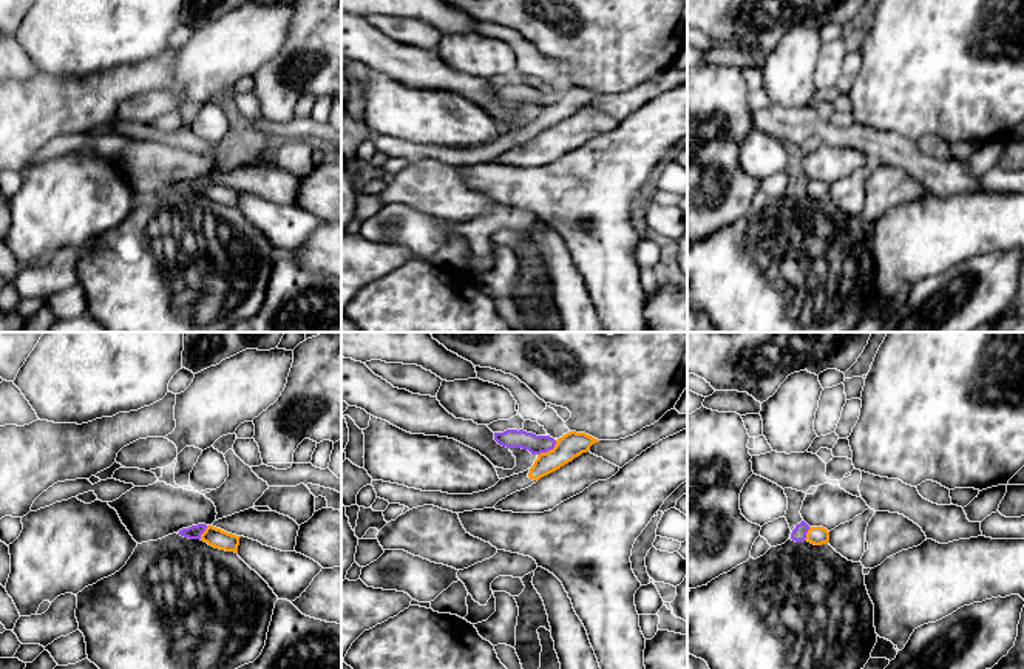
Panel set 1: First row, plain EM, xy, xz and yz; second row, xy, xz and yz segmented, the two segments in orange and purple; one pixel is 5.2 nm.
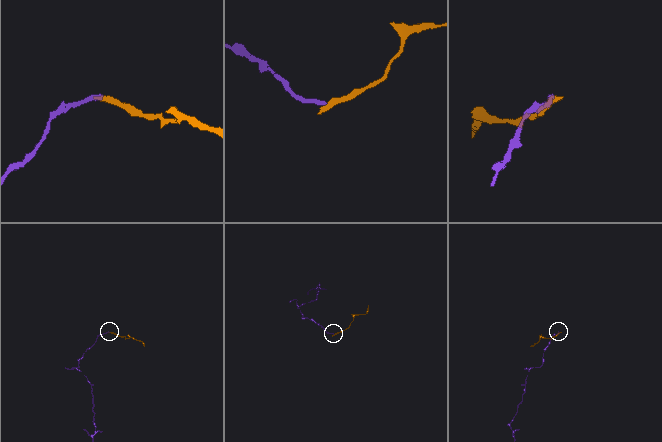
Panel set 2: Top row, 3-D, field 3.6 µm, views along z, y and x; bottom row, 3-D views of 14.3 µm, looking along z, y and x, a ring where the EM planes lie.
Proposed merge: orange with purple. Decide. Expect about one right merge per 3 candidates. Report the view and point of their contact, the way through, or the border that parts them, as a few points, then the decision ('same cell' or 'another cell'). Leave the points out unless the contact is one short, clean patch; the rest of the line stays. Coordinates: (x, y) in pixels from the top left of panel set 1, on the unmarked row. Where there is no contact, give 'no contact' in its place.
meets orange in xz at (550, 104); runs through xz (570, 99), (564, 104), (550, 104), (535, 98); same cell

